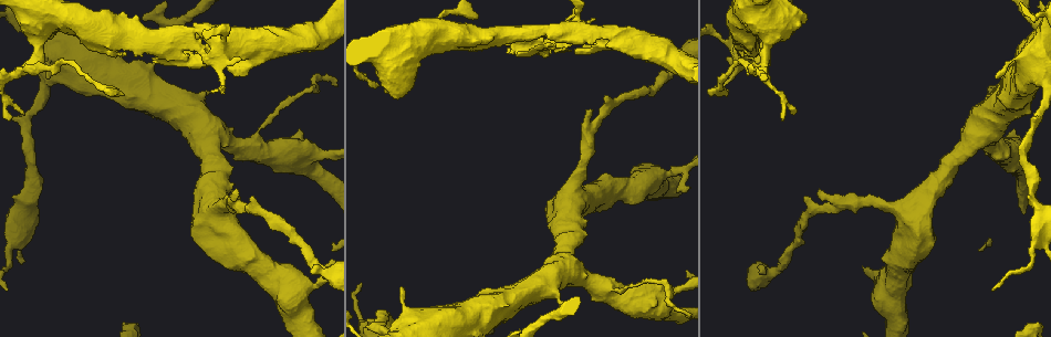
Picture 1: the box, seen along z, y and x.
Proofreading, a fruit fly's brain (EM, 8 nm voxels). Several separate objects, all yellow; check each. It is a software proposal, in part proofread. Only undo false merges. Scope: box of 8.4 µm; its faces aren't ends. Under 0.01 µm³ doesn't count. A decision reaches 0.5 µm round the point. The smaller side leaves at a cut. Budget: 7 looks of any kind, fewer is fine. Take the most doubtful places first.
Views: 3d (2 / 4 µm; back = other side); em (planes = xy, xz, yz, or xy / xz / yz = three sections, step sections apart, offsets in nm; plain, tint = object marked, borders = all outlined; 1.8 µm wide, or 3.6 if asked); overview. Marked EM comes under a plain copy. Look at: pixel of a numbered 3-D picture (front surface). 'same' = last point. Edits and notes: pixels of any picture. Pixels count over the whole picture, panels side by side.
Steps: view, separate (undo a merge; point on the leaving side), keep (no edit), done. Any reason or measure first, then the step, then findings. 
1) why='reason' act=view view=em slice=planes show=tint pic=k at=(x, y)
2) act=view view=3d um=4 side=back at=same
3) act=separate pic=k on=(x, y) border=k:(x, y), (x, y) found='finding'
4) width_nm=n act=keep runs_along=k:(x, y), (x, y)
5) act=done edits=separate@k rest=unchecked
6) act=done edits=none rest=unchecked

why='touches itself' act=view view=3d um=2 side=back pic=1 at=(569, 29)

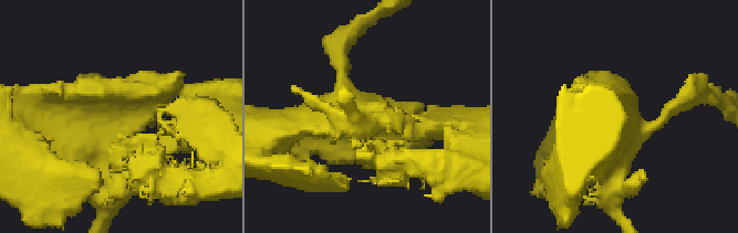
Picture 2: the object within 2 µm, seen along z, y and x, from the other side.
act=view view=em slice=planes show=tint pic=2 at=(121, 104)

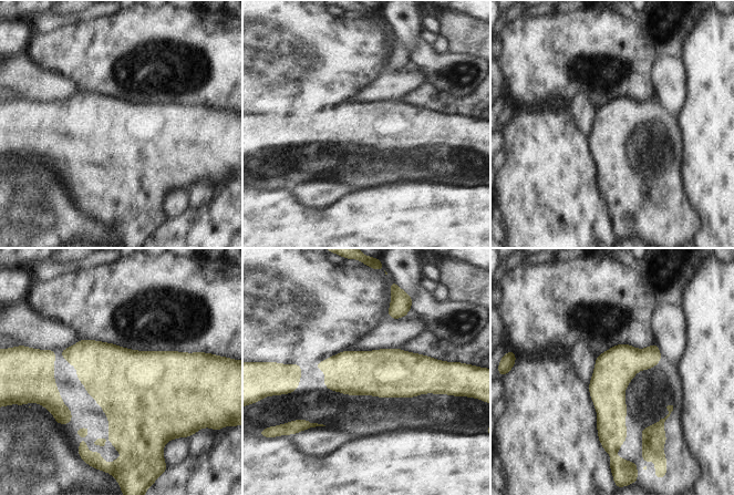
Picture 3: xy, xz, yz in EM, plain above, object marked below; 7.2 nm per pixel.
act=keep runs_along=3:(654, 347), (610, 387), (609, 439) found='one cell here'

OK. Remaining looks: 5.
why='sudden change in width' act=view view=em slice=xz step=16 show=tint pic=1 at=(11, 246)

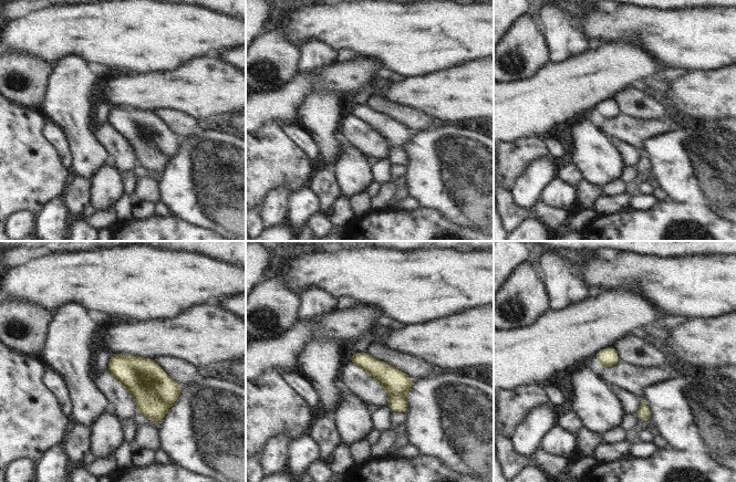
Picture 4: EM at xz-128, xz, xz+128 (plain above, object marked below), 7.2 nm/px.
width_nm=140 act=keep runs_along=4:(355, 356), (396, 389), (403, 409) found='one cell here'

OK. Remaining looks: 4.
why='thick turns thin' act=view view=3d um=4 pic=1 at=(299, 287)

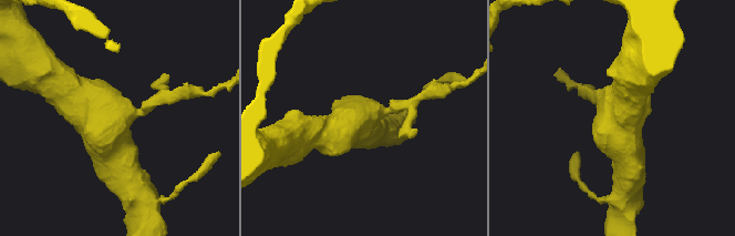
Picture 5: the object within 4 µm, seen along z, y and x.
arms=3 arm_widths_nm=190,500,550 why='need the tissue' act=view view=em um=3.6 slice=xy step=8 show=tint pic=5 at=(610, 109)

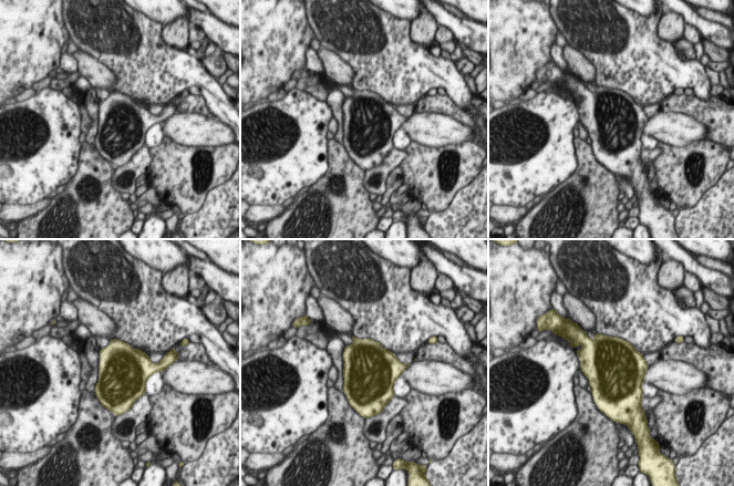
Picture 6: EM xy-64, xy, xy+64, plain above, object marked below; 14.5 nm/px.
why='cut it another way' act=view view=em um=3.6 slice=planes show=tint at=same

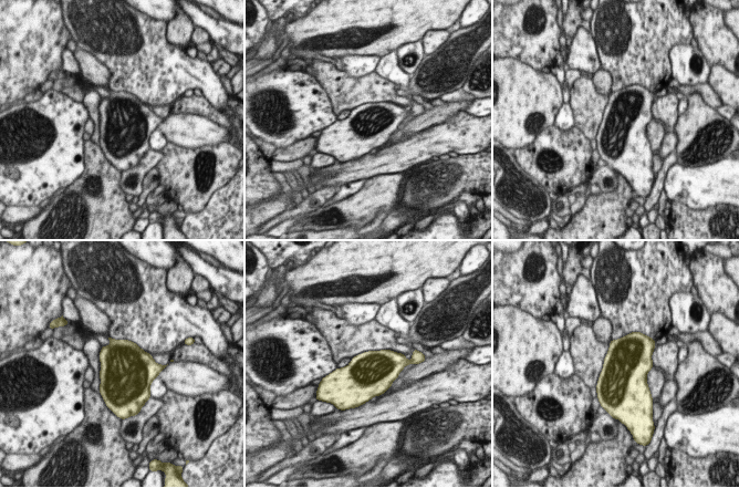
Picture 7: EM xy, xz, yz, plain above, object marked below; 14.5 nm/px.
act=keep found='all the same cell'

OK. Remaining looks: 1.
act=done edits=none rest=unchecked

